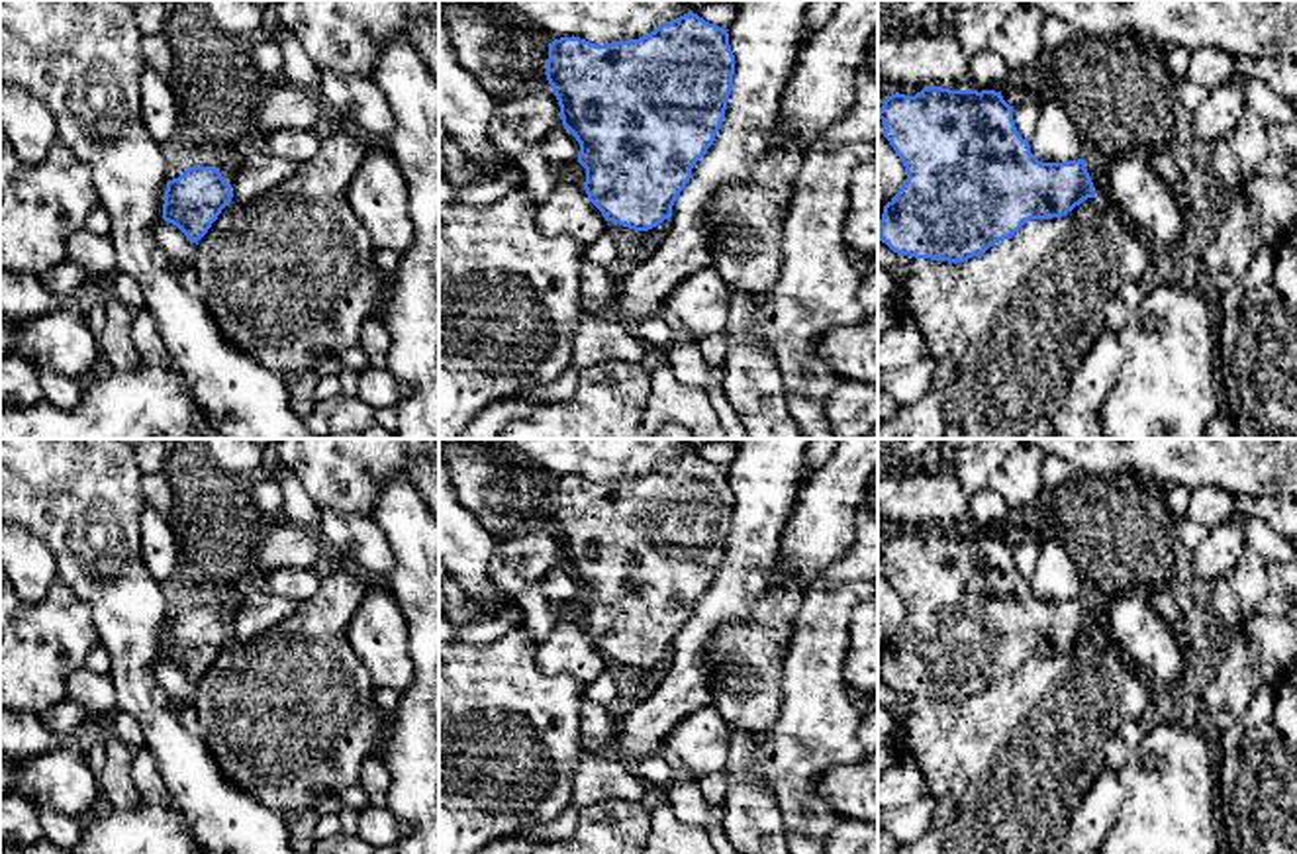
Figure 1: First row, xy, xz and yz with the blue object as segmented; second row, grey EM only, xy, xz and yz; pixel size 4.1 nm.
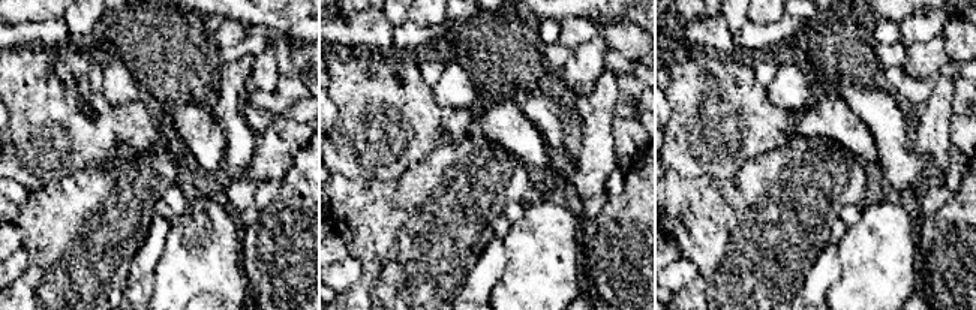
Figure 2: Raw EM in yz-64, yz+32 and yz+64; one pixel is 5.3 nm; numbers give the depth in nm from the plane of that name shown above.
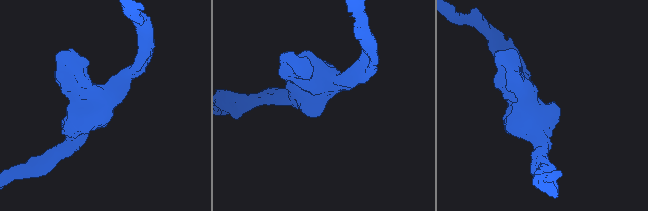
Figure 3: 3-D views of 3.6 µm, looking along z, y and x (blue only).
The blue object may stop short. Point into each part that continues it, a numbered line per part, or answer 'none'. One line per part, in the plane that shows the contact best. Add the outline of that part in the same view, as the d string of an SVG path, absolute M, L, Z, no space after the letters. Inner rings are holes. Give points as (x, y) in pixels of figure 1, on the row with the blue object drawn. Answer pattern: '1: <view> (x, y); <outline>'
none

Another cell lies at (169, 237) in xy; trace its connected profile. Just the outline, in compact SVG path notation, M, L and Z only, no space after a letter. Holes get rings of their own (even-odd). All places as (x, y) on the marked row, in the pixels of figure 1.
M159 219L153 229L157 245L168 255L168 259L194 268L198 259L198 247L176 225Z

